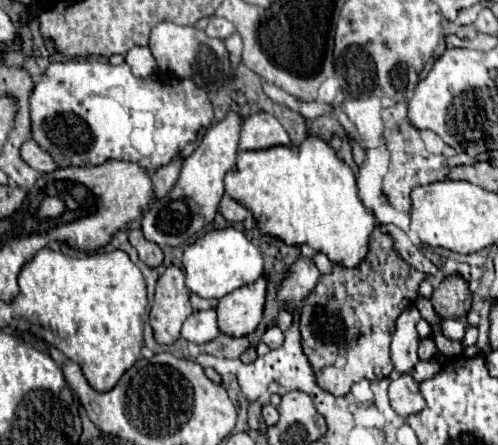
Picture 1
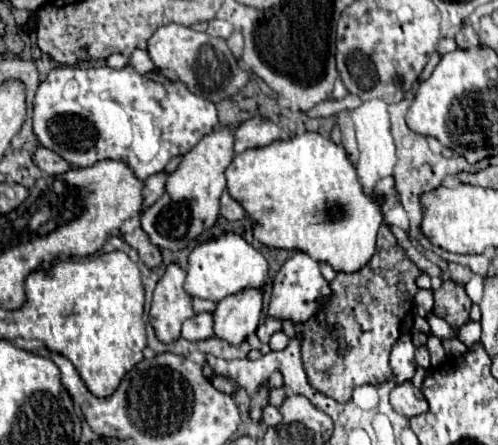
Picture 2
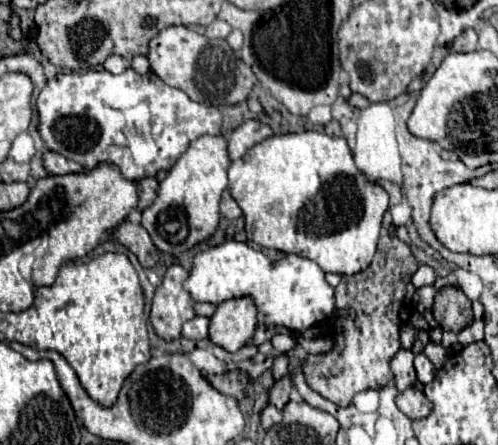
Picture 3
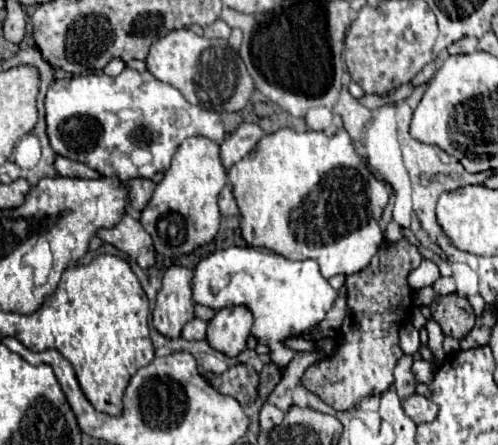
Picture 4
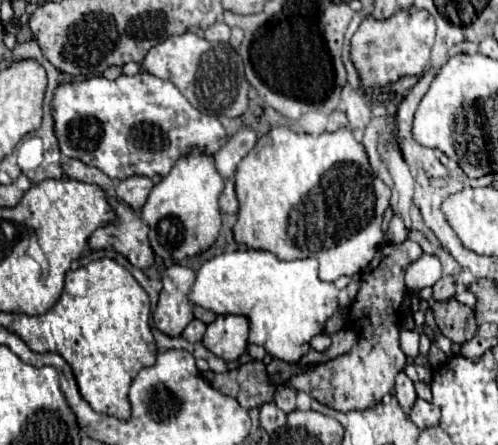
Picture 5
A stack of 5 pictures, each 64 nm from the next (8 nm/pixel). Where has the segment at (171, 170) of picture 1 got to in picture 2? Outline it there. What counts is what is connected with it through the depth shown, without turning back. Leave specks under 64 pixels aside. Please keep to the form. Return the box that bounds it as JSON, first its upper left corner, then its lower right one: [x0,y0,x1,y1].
[144,172,168,208]

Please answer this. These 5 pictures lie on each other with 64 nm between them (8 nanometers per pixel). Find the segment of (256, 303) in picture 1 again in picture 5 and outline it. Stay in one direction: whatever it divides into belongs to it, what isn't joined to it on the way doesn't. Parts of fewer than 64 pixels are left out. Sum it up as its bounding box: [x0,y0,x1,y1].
[204,314,248,360]

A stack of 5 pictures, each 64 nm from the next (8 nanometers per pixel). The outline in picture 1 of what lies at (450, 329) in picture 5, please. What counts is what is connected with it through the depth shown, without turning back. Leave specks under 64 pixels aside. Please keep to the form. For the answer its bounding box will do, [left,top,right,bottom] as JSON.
[432,274,472,318]

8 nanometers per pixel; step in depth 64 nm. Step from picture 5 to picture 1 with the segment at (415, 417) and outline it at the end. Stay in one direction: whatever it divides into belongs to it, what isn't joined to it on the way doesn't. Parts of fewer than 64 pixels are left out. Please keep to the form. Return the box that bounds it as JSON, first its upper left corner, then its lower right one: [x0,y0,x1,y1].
[388,372,426,418]

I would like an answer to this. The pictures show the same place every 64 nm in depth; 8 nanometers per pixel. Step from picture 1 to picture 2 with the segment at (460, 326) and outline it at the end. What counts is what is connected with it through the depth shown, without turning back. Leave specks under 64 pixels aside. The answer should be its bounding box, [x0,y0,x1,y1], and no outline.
[428,314,458,340]

